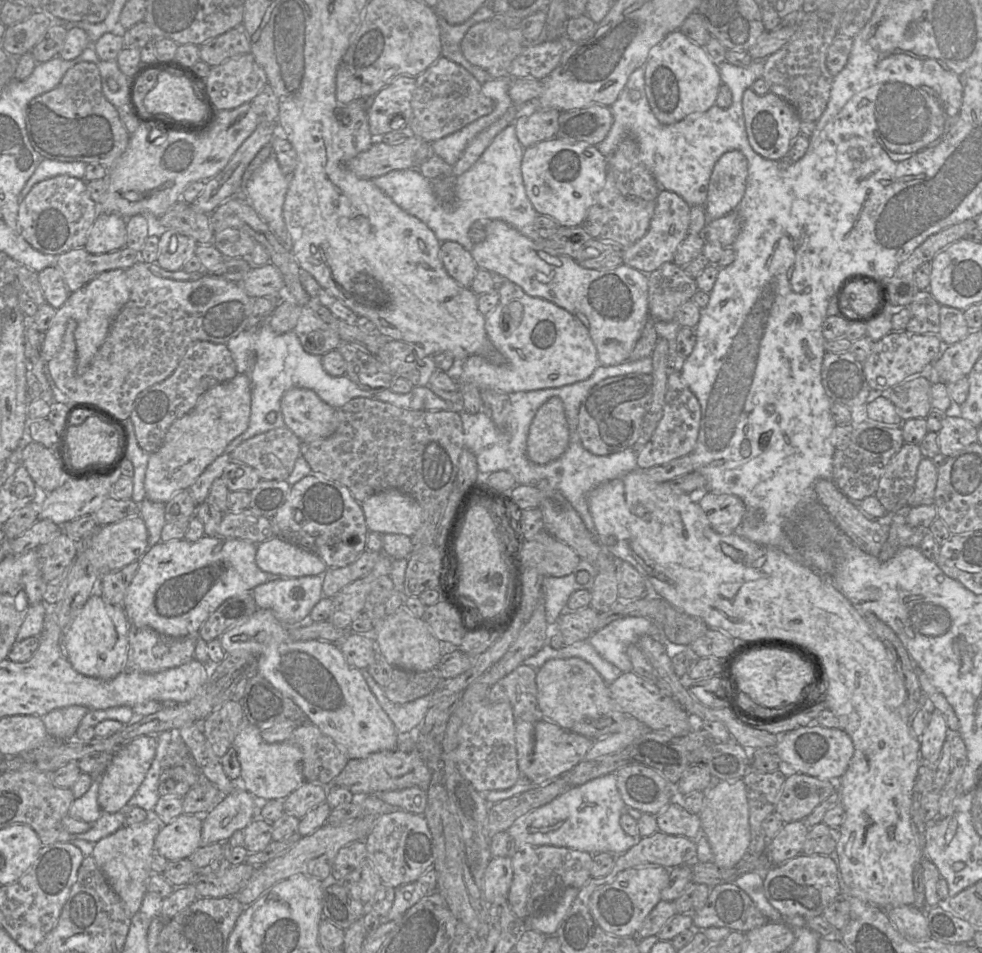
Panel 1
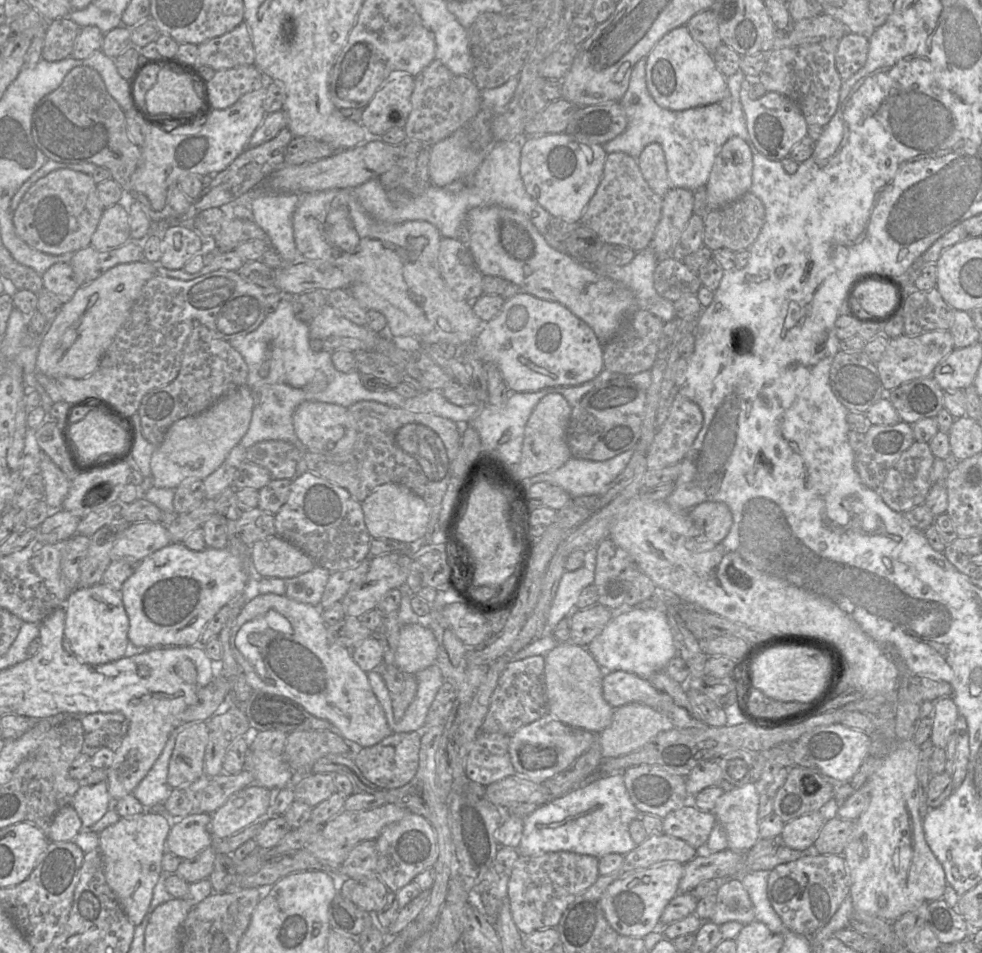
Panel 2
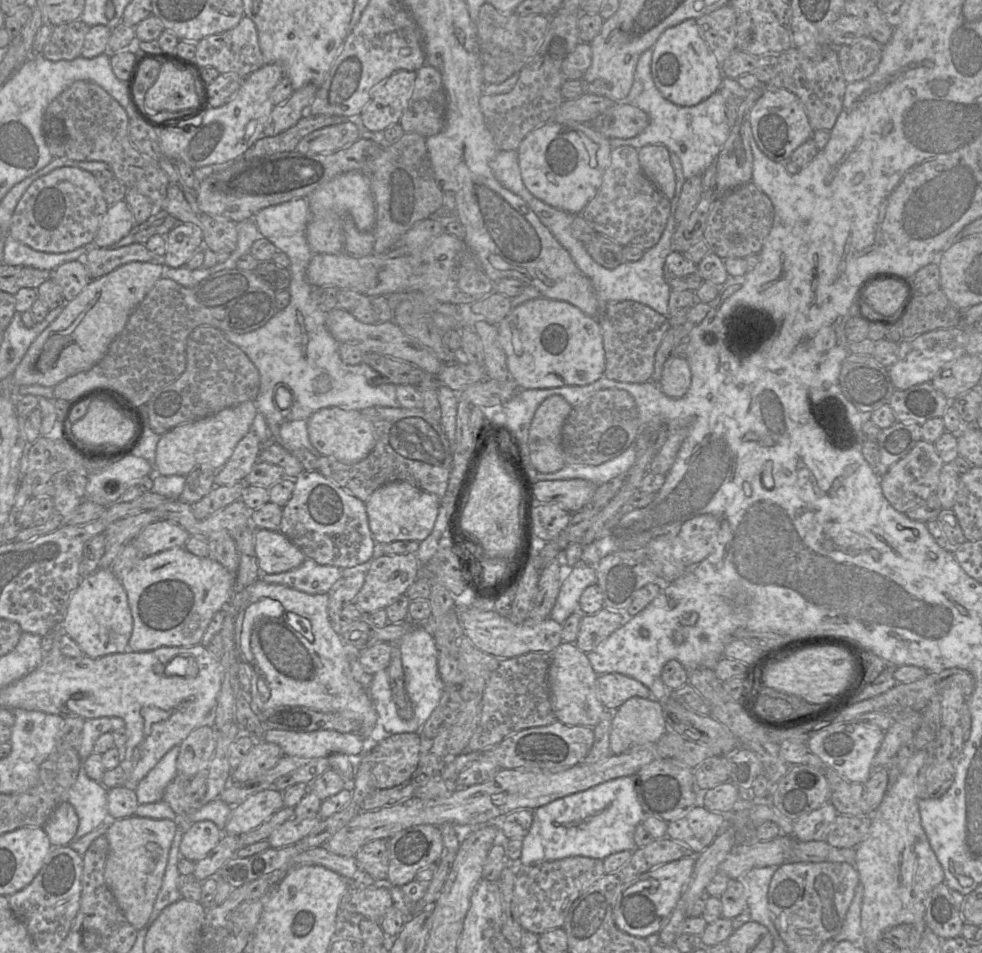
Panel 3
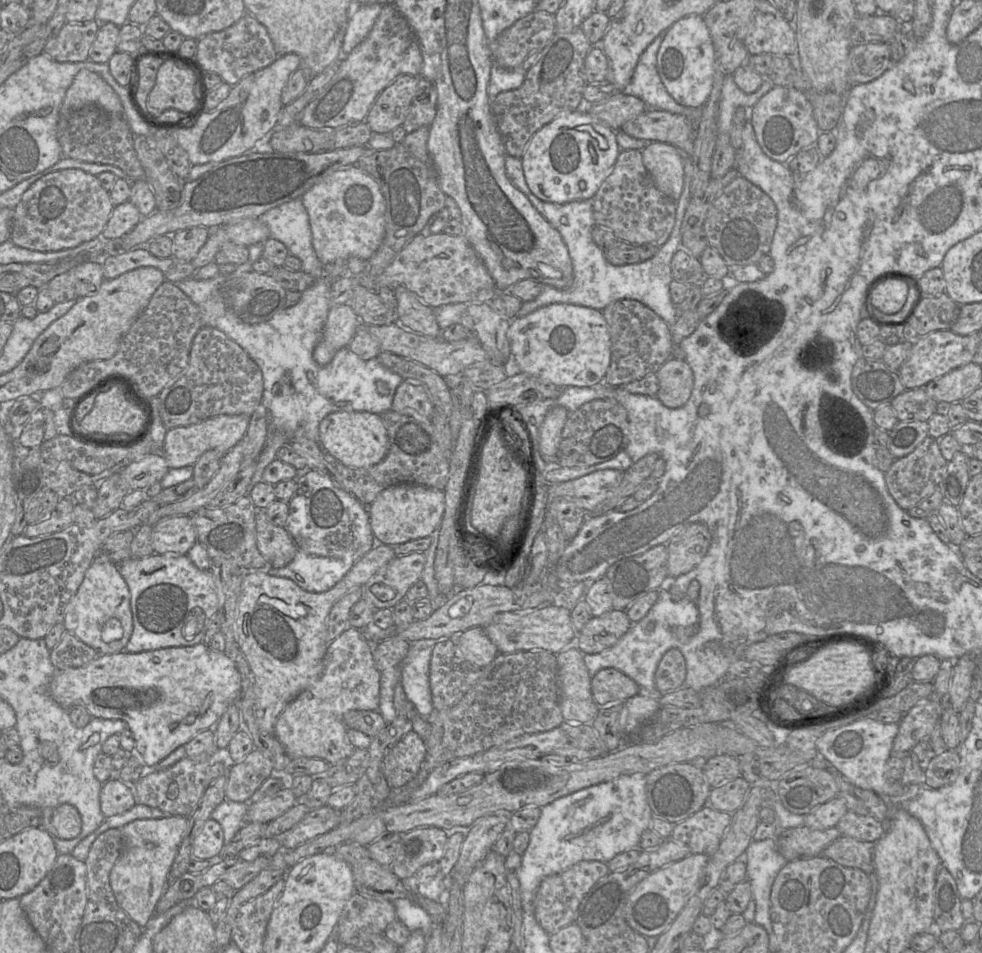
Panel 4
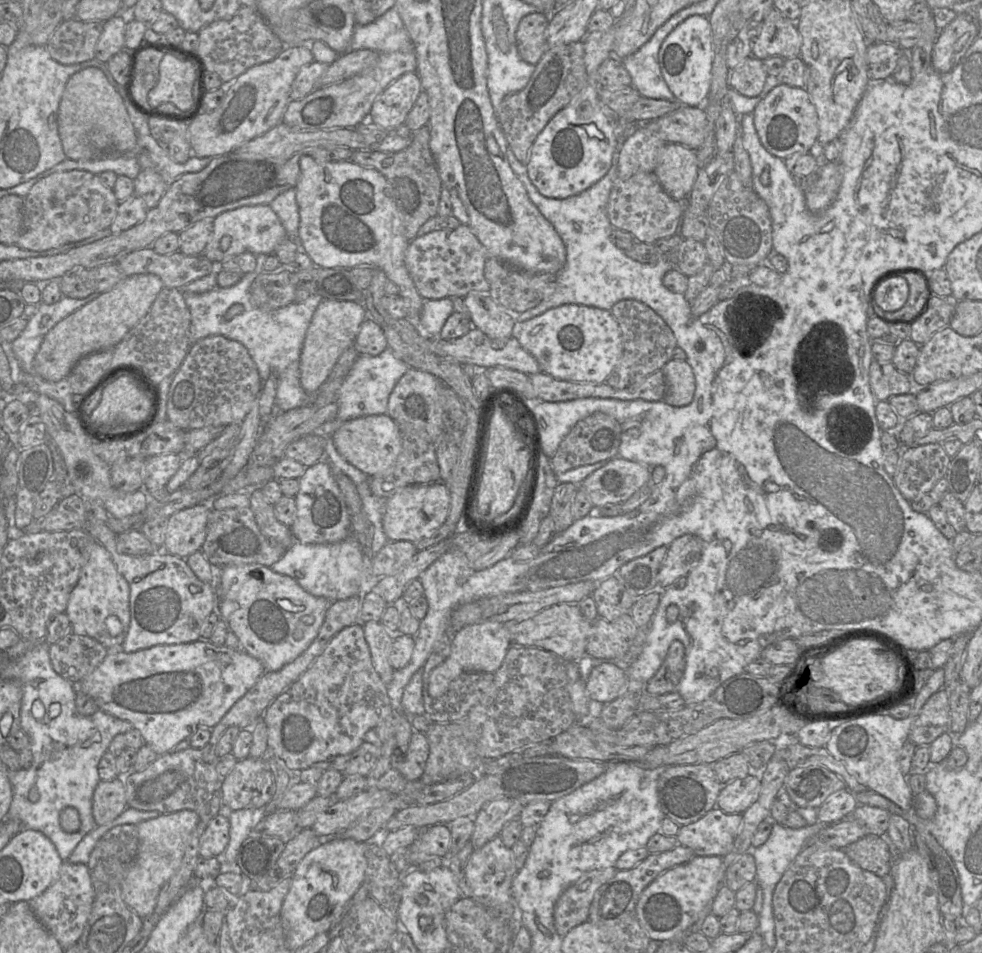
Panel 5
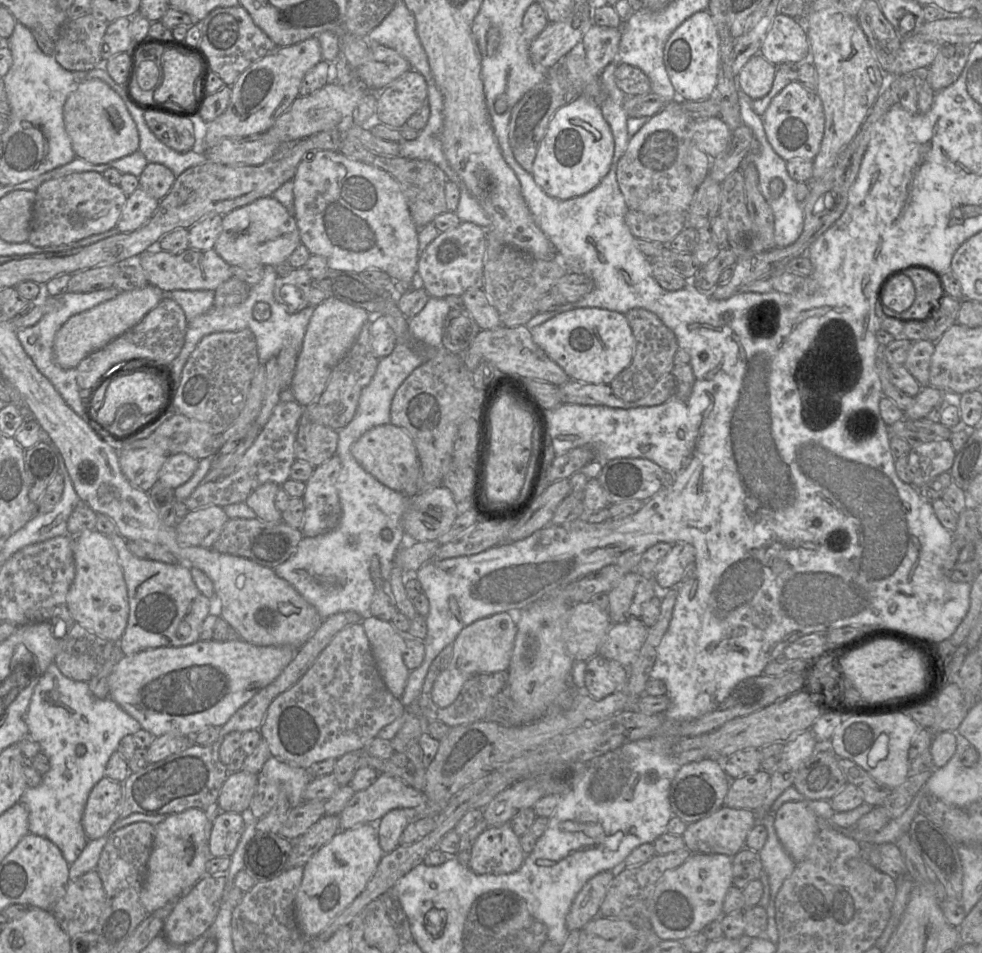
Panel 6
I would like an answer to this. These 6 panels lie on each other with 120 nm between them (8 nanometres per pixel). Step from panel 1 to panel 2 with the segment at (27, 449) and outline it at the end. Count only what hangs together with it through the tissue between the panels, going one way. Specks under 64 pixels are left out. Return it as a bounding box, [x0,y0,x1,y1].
[39,452,71,511]

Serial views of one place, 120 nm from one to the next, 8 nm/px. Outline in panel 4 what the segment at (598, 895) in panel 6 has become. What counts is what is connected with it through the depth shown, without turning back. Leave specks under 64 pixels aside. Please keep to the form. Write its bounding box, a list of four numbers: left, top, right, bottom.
[534,861,609,935]

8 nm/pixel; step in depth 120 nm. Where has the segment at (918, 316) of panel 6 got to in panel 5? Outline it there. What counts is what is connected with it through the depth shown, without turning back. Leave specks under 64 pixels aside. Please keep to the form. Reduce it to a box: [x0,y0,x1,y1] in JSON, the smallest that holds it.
[871,271,928,323]

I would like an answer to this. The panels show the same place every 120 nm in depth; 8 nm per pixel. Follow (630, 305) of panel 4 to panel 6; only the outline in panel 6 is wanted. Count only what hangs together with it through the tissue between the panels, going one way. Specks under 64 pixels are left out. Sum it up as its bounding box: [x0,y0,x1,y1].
[609,308,679,402]

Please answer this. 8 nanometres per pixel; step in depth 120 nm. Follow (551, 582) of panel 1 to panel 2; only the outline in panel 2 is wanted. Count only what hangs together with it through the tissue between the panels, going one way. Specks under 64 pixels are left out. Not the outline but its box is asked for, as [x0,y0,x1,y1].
[548,548,596,630]

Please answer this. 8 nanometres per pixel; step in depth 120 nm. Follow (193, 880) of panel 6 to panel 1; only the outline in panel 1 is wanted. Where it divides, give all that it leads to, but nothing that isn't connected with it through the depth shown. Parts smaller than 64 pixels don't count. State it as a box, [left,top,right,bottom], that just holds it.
[92,816,163,919]

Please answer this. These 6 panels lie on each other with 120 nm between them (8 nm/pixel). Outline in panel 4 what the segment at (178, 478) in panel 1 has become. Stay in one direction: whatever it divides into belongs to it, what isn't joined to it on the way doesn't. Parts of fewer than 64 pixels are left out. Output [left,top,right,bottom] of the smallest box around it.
[161,414,251,469]

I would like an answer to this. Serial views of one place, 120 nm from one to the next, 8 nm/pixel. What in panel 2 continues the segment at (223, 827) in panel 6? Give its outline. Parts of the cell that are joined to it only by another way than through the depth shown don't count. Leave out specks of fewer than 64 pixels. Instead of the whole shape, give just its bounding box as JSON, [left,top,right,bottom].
[166,813,215,859]

